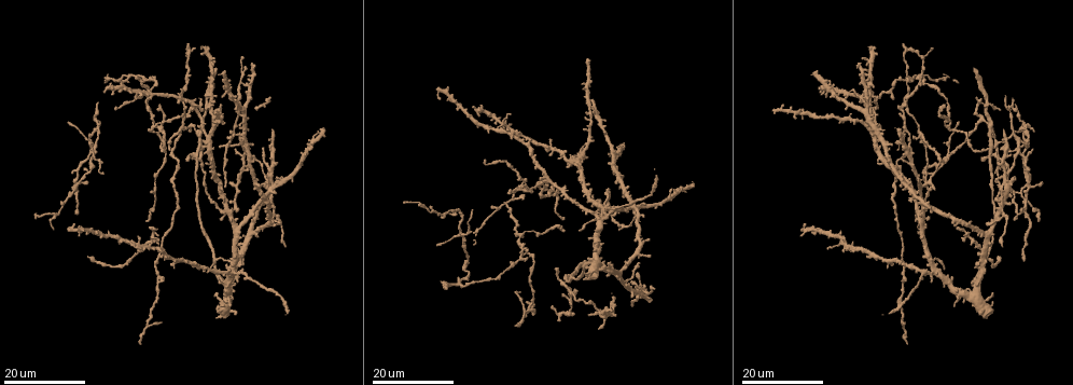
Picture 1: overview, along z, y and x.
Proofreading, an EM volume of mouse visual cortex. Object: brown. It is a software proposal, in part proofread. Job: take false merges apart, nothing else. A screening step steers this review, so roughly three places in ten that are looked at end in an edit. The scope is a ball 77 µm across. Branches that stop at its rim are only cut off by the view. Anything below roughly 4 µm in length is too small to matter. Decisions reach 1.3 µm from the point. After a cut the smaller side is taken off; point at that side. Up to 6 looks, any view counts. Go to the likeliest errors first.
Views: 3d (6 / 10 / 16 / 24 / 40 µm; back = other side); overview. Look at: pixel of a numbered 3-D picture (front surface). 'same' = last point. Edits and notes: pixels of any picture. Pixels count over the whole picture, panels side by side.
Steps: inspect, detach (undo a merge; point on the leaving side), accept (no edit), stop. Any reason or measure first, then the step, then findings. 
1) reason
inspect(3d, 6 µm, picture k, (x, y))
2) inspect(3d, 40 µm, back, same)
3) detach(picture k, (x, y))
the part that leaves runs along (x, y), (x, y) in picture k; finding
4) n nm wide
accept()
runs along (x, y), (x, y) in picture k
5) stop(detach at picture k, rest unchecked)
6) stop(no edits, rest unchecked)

four arms meet
inspect(3d, 24 µm, picture 1, (948, 153))

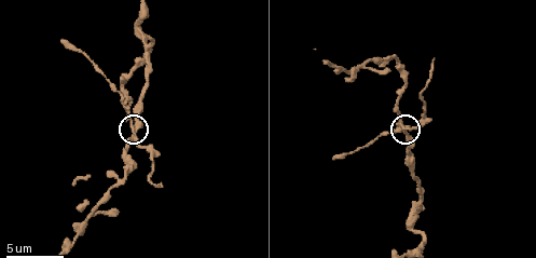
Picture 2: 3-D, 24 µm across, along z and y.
inspect(3d, 6 µm, picture 2, (133, 129))

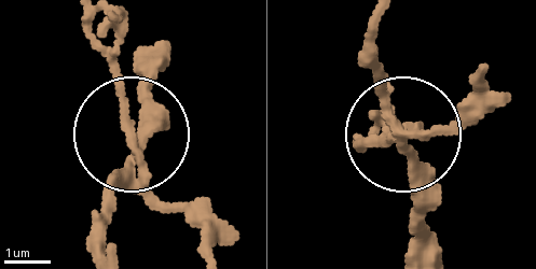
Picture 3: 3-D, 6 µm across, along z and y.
200 nm wide
detach(picture 3, (122, 111))
a second cell is stuck on

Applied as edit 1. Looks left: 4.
inspect(overview)

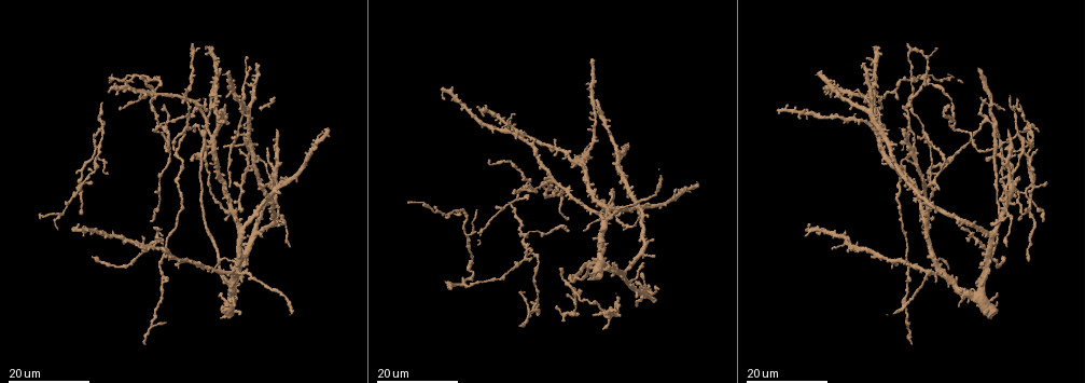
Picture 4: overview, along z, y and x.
looks like a crossing
inspect(3d, 16 µm, picture 4, (922, 135))

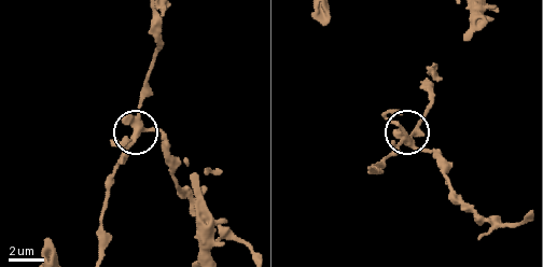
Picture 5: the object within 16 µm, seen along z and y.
zoom in
inspect(3d, 6 µm, picture 5, (137, 132))

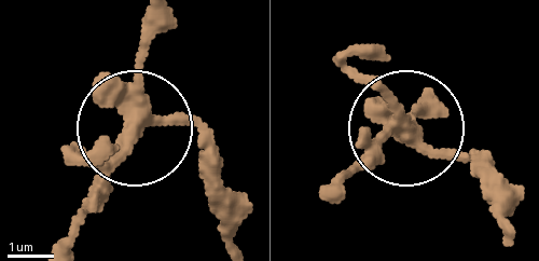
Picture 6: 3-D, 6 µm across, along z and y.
340 nm wide
accept()
runs along (235, 243), (216, 162), (174, 127), (135, 138), (61, 239) in picture 6; all the same cell

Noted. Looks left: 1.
stop(detach at picture 3, rest unchecked)

